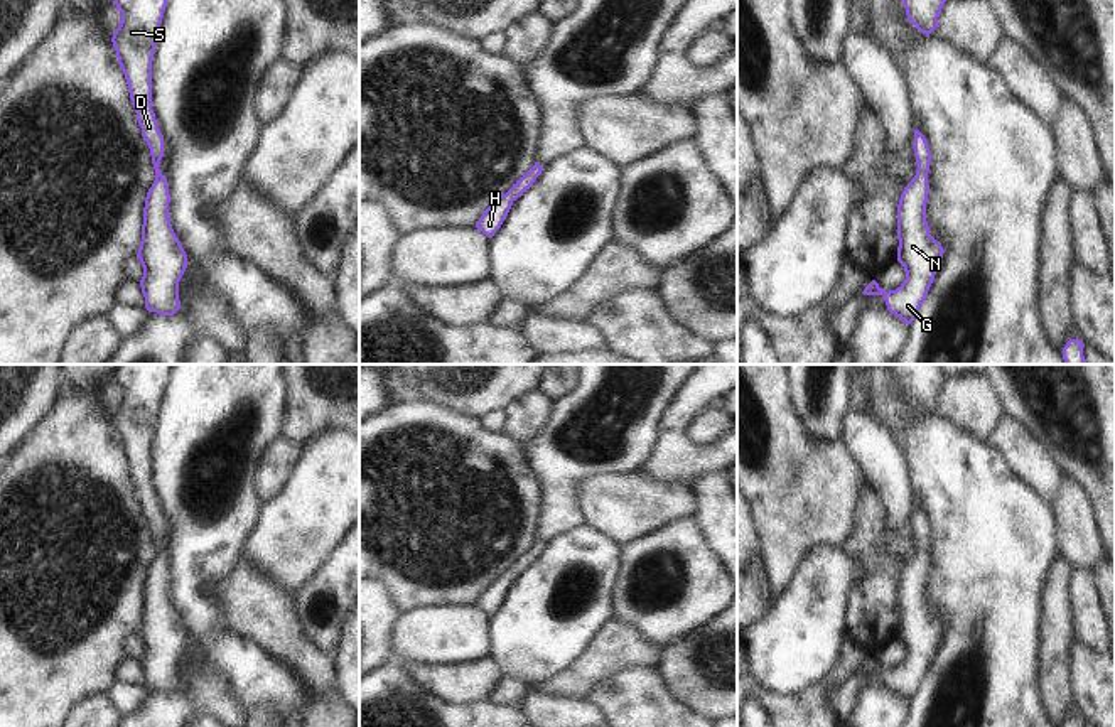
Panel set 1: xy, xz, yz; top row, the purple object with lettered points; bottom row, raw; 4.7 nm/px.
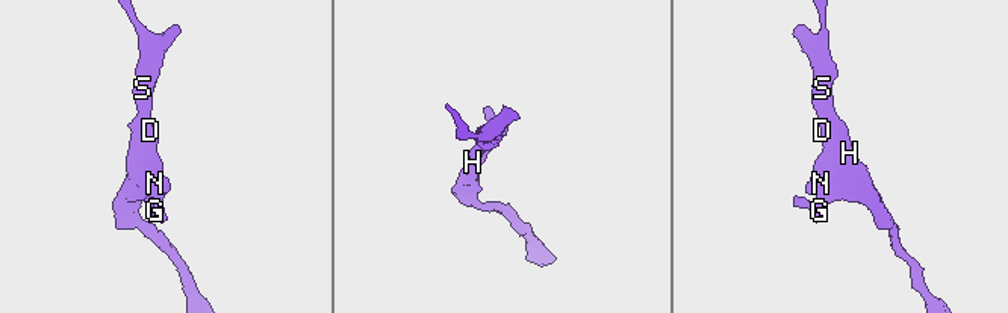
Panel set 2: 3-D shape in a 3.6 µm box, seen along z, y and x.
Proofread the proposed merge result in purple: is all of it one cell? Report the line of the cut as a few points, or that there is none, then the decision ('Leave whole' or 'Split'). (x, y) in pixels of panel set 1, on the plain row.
No split. Leave whole.

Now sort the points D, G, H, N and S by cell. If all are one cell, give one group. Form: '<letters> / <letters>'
D G H N S

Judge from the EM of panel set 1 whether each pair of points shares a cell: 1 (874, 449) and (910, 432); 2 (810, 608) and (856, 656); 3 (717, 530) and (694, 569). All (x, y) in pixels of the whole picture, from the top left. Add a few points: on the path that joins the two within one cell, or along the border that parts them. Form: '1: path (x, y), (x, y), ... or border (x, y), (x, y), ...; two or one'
1: border (867, 414), (898, 444), (910, 476); two
2: border (847, 635), (839, 662), (824, 678); two
3: border (692, 516), (702, 540), (719, 562); two

